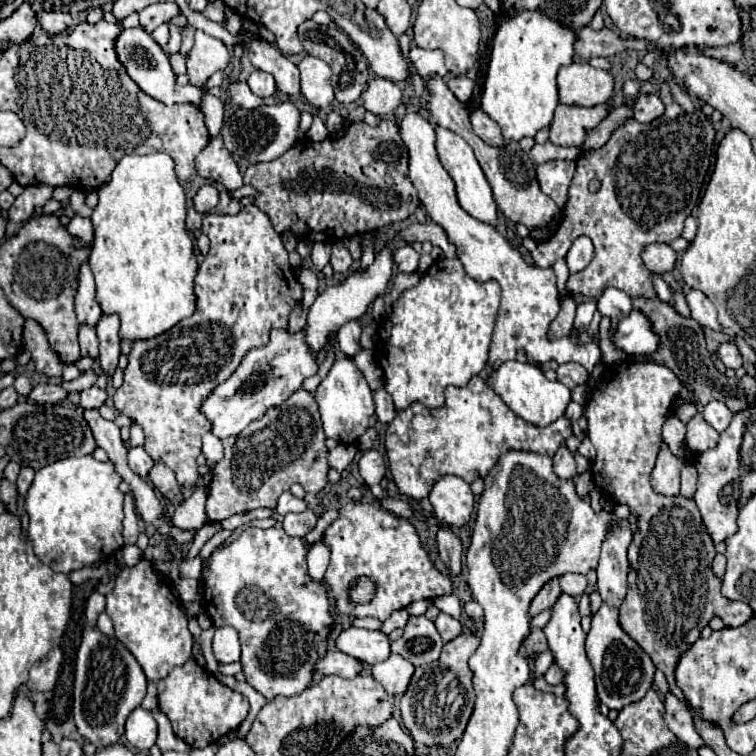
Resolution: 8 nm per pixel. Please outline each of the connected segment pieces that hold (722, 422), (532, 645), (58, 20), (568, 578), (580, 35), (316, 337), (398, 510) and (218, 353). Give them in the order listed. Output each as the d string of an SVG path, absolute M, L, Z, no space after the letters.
M709 402L703 410L703 418L717 430L717 432L723 432L731 418L733 418L733 412L723 404L723 402Z
M545 610L541 612L539 616L535 616L529 624L529 636L525 636L525 640L521 642L521 656L525 658L537 658L543 650L547 650L547 638L543 634L543 628L547 626L551 618L551 610Z
M43 12L39 20L41 20L41 28L43 28L49 36L63 34L63 32L67 32L67 30L73 26L71 16L65 14L65 12Z
M563 574L559 582L561 590L569 596L581 596L587 590L587 578L583 574Z
M585 26L577 32L575 40L575 60L591 60L597 56L613 56L625 48L635 50L651 50L649 42L637 42L635 38L623 40L619 34L611 32L609 28L603 28L601 32L593 30L591 26Z
M387 240L383 244L383 248L377 250L375 262L369 268L365 268L365 270L357 268L341 284L329 286L323 294L317 296L315 304L311 306L311 310L307 314L307 324L305 324L305 342L307 342L307 346L309 346L311 352L317 354L317 352L325 350L327 344L329 344L329 340L331 340L331 334L337 334L337 330L343 324L347 324L351 320L359 320L367 312L369 304L377 296L383 296L387 292L389 280L393 276L393 250L395 250L393 242Z
M385 496L385 498L379 500L379 504L381 504L385 510L389 510L389 512L393 512L393 514L397 514L397 516L403 516L403 518L409 518L409 516L413 514L411 504L405 502L405 500L397 500L397 498Z
M255 204L241 208L241 212L233 216L207 214L203 218L201 232L209 236L211 248L195 278L195 314L181 320L161 336L151 340L137 340L129 354L123 386L113 396L115 408L143 428L145 450L155 458L155 462L163 462L175 472L181 488L195 486L199 480L195 460L201 454L201 436L211 430L211 422L205 418L205 414L201 414L203 400L207 400L209 394L237 370L243 356L251 348L261 348L269 342L269 332L273 328L287 328L291 310L303 298L303 284L289 266L281 236L273 230L267 214L263 214Z

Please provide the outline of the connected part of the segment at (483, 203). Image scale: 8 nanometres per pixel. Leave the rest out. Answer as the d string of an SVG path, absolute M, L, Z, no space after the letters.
M435 126L437 130L437 152L439 152L439 158L441 158L441 164L443 168L449 172L449 176L453 178L455 186L457 186L457 200L459 200L459 206L471 214L473 218L485 222L485 224L491 224L495 226L497 224L497 204L493 202L493 194L491 194L491 186L473 154L473 148L457 134L453 134L451 130L441 130L439 126Z

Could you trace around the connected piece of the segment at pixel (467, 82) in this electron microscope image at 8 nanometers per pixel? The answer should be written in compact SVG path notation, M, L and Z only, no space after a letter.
M455 76L455 78L449 78L447 86L449 86L449 90L451 90L461 102L467 102L467 100L471 98L471 92L473 92L475 82L473 82L471 78L467 78L467 76Z

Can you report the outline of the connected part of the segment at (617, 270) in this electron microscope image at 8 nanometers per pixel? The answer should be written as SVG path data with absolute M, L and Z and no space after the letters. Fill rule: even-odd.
M665 82L659 90L659 96L665 104L665 114L659 116L651 124L625 124L621 130L615 130L605 146L597 150L587 150L579 154L577 158L577 170L569 188L569 200L563 208L563 220L557 228L557 232L547 240L537 244L537 248L531 252L535 264L539 268L553 266L559 258L567 254L573 240L581 234L589 236L595 244L595 258L593 262L581 270L579 274L571 274L567 280L567 290L575 296L585 298L599 298L605 288L613 286L619 290L625 290L631 298L653 298L657 300L655 288L651 284L651 272L641 262L641 250L653 242L671 242L681 236L683 222L691 214L693 206L699 200L699 194L703 190L709 164L711 164L711 152L713 152L713 140L715 130L711 120L695 106L689 98L677 98L675 96L677 84ZM597 178L601 182L601 188L597 194L589 194L587 184L589 180Z

